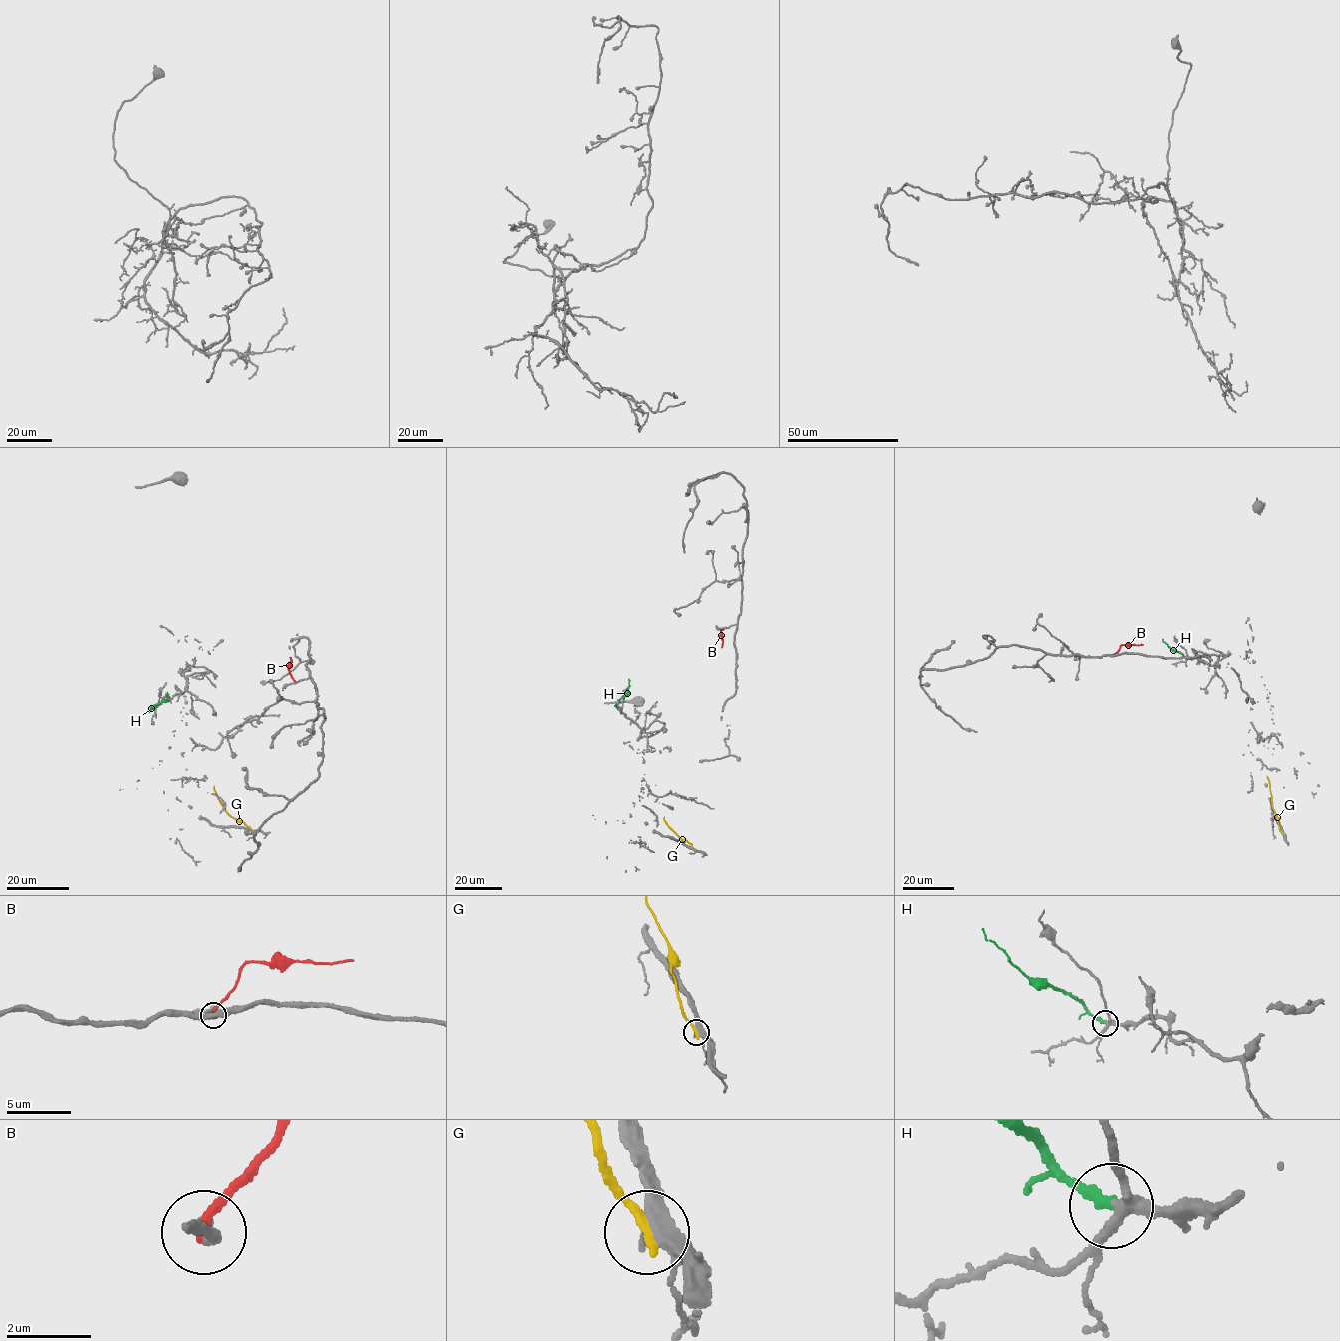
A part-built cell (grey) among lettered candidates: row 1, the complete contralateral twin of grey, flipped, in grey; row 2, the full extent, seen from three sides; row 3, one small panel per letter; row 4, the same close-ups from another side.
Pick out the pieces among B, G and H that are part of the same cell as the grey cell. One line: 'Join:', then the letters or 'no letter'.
Join: H

